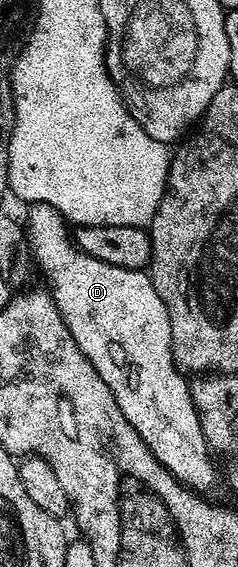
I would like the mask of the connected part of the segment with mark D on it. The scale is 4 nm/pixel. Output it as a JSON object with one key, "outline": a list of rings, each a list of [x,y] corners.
{"outline":[[[38,203],[30,206],[28,211],[27,234],[32,258],[45,273],[45,279],[49,282],[47,290],[53,296],[67,329],[71,329],[75,345],[79,345],[87,361],[95,365],[95,373],[107,381],[107,389],[111,389],[119,409],[123,409],[123,417],[131,421],[156,459],[185,486],[192,487],[198,493],[209,493],[217,483],[214,456],[199,425],[197,410],[189,392],[190,380],[173,361],[171,321],[167,317],[167,305],[163,305],[163,297],[155,293],[153,278],[145,271],[119,269],[115,265],[107,265],[107,261],[99,261],[78,251],[74,236],[68,231],[70,228],[66,219],[54,207]]]}

